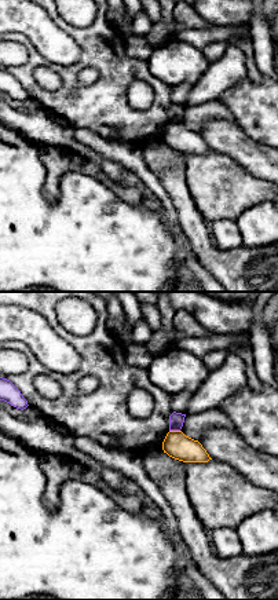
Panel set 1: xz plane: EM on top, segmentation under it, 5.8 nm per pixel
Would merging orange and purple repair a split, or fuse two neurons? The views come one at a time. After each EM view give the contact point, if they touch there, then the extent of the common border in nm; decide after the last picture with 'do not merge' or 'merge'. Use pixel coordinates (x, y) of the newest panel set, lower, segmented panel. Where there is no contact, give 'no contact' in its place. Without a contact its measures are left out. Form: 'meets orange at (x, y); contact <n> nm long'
meets orange at (175, 431); contact 60 nm long

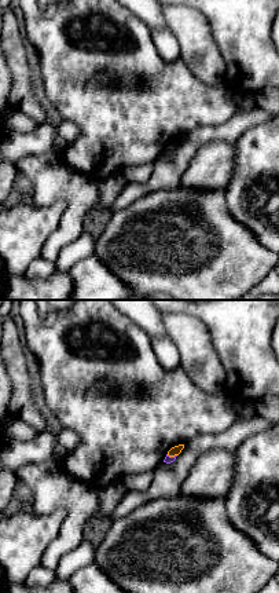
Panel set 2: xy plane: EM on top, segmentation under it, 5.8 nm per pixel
meets orange at (172, 456); contact 60 nm long

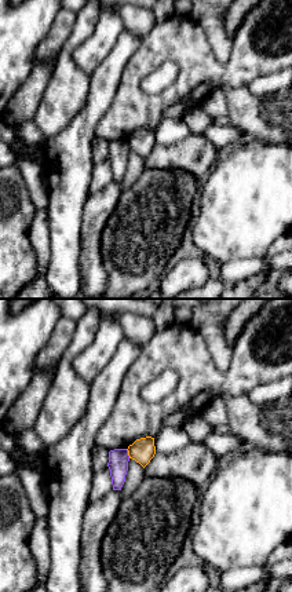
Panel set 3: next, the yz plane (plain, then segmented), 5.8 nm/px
meets orange at (128, 453); contact 60 nm long

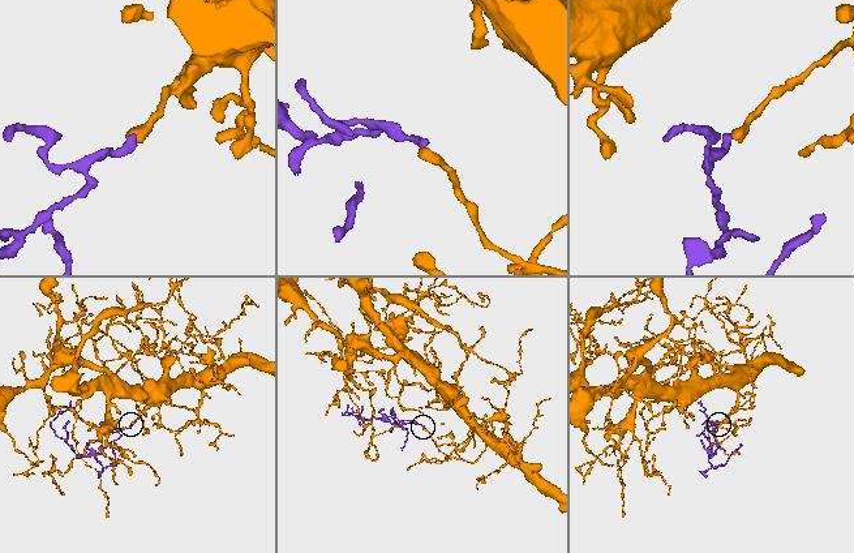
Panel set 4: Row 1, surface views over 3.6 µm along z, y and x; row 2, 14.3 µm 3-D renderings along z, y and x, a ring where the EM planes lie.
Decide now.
do not merge

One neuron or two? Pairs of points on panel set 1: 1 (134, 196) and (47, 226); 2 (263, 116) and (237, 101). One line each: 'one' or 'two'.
1: two
2: one

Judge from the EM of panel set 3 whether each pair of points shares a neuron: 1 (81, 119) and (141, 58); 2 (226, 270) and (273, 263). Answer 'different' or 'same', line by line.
1: different
2: same

